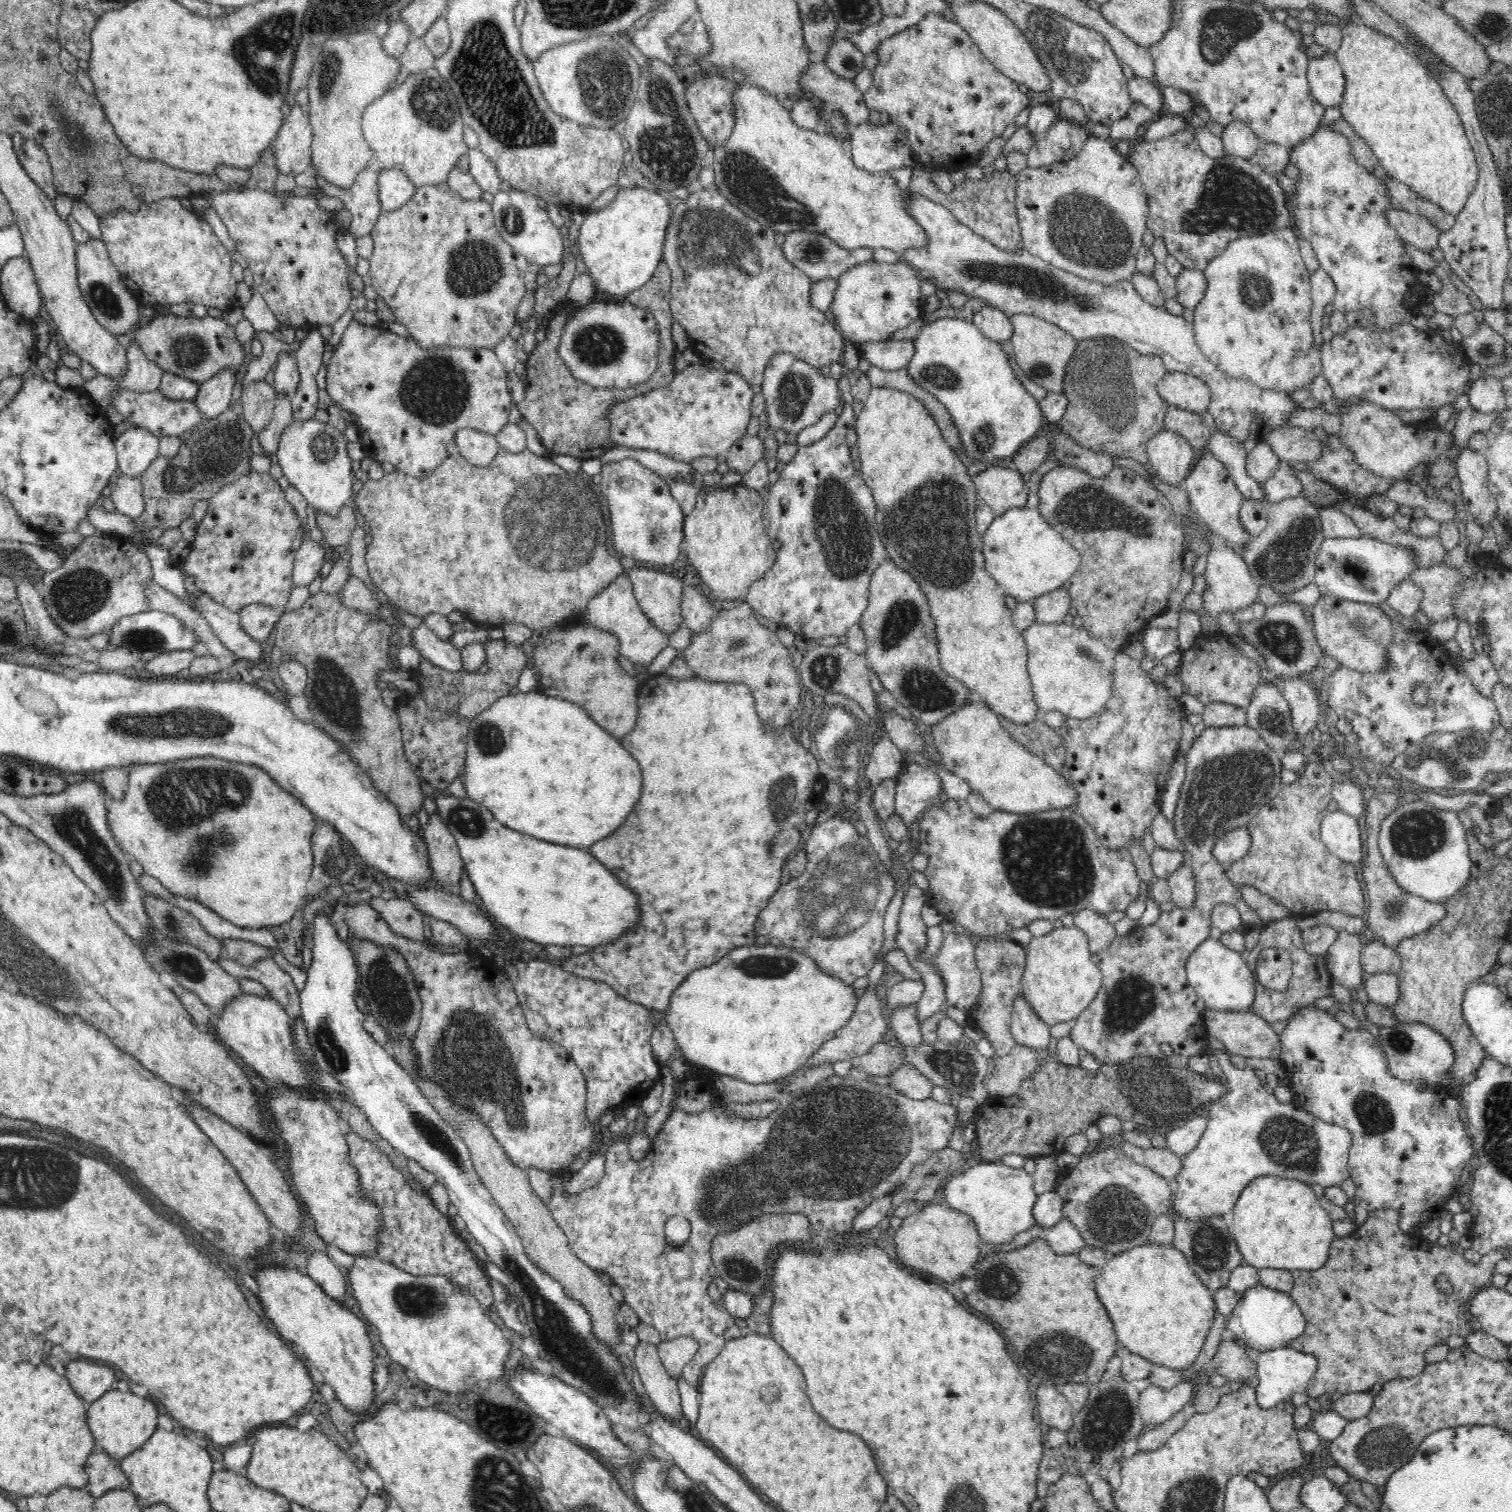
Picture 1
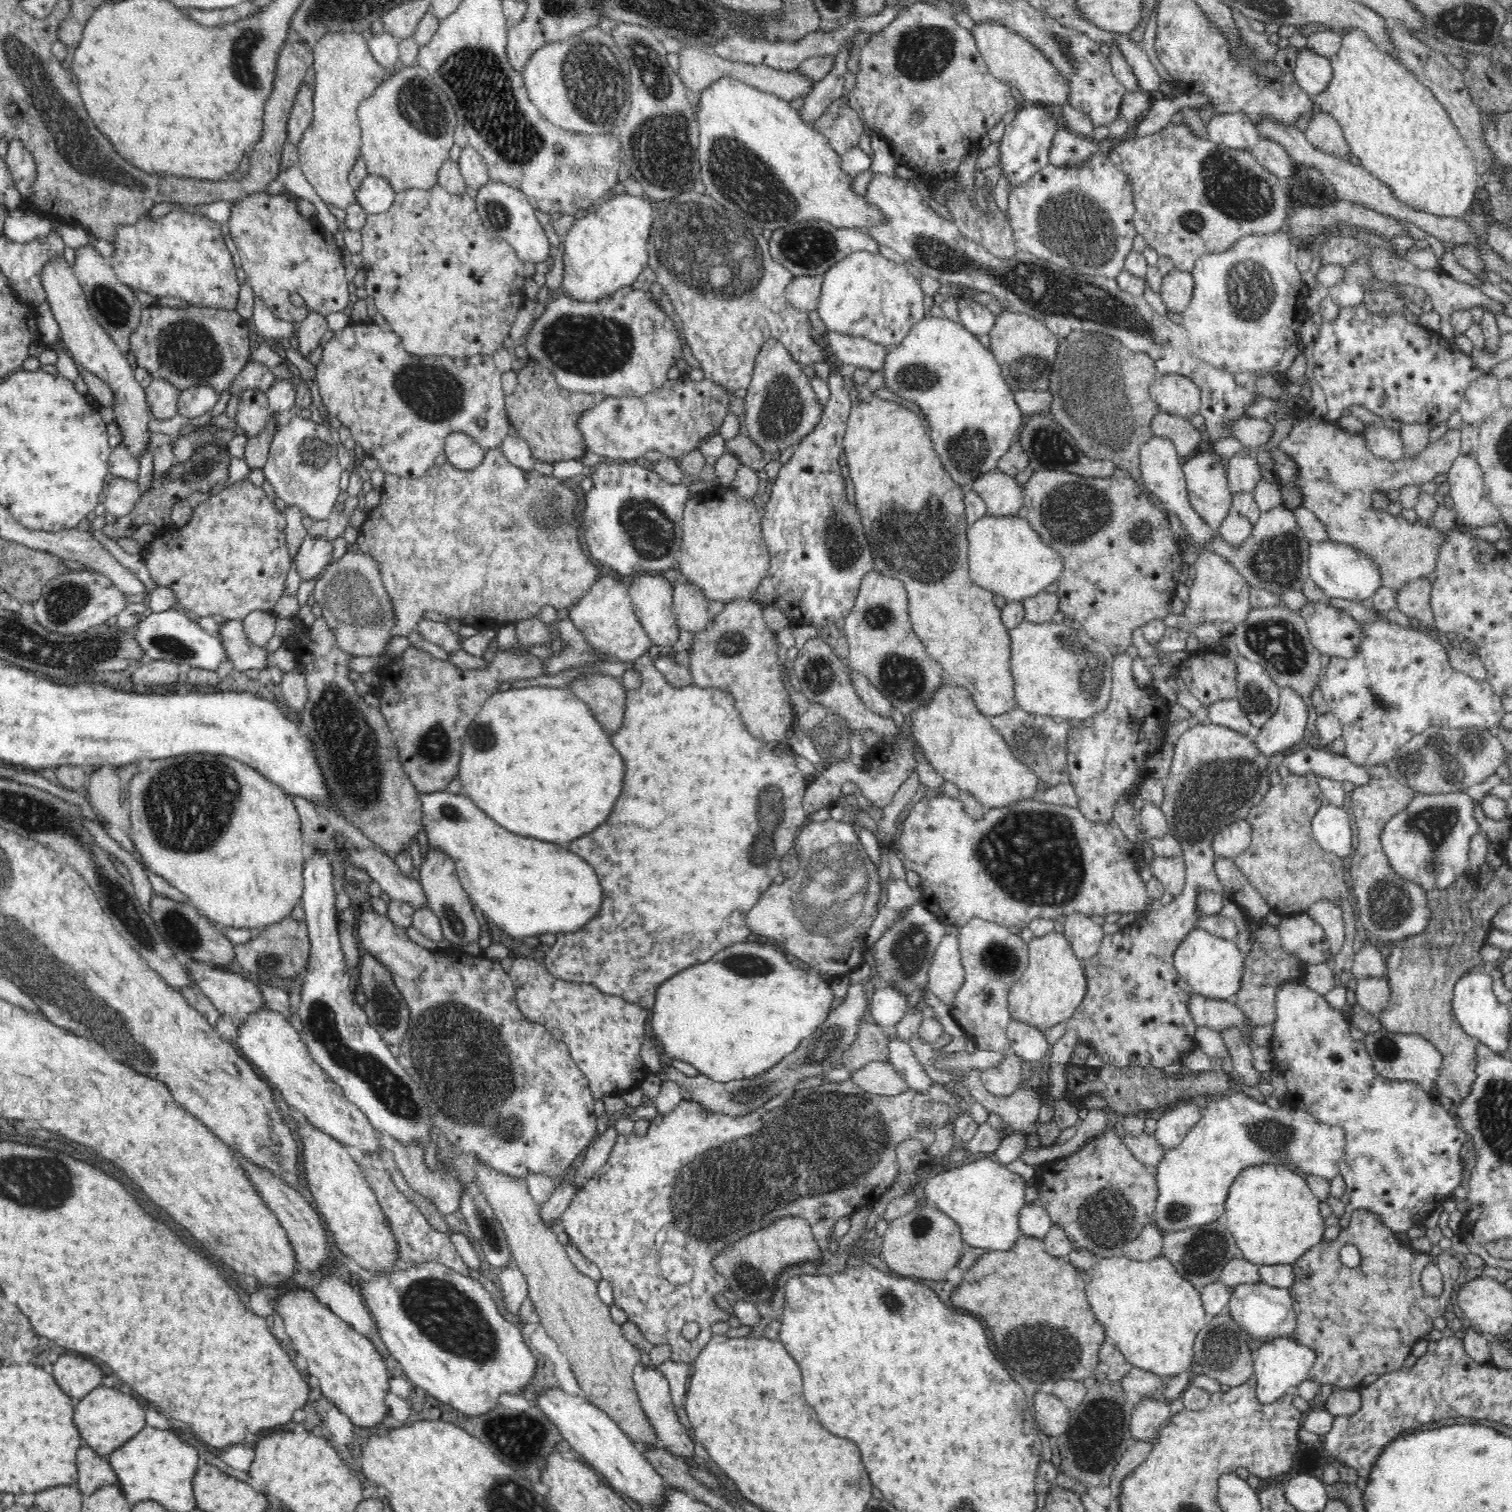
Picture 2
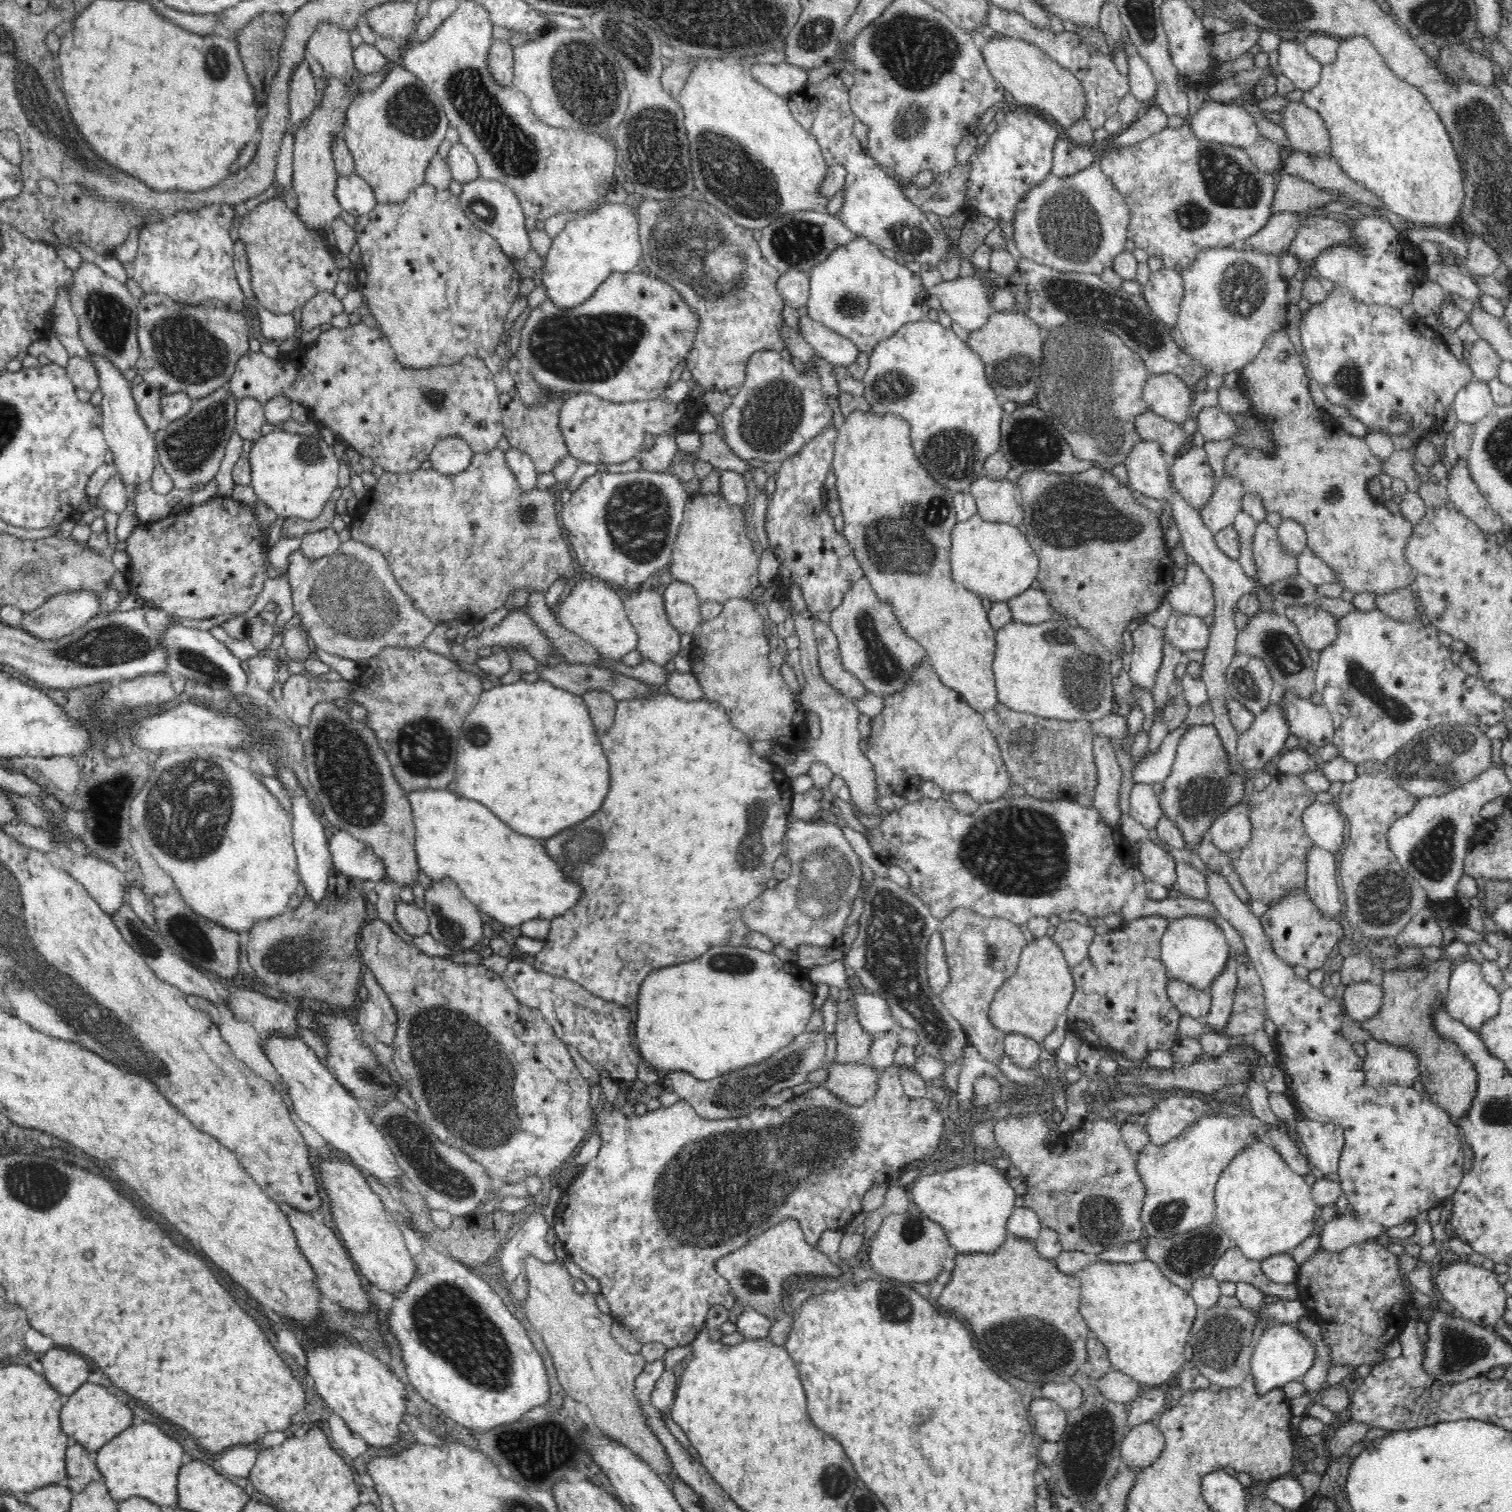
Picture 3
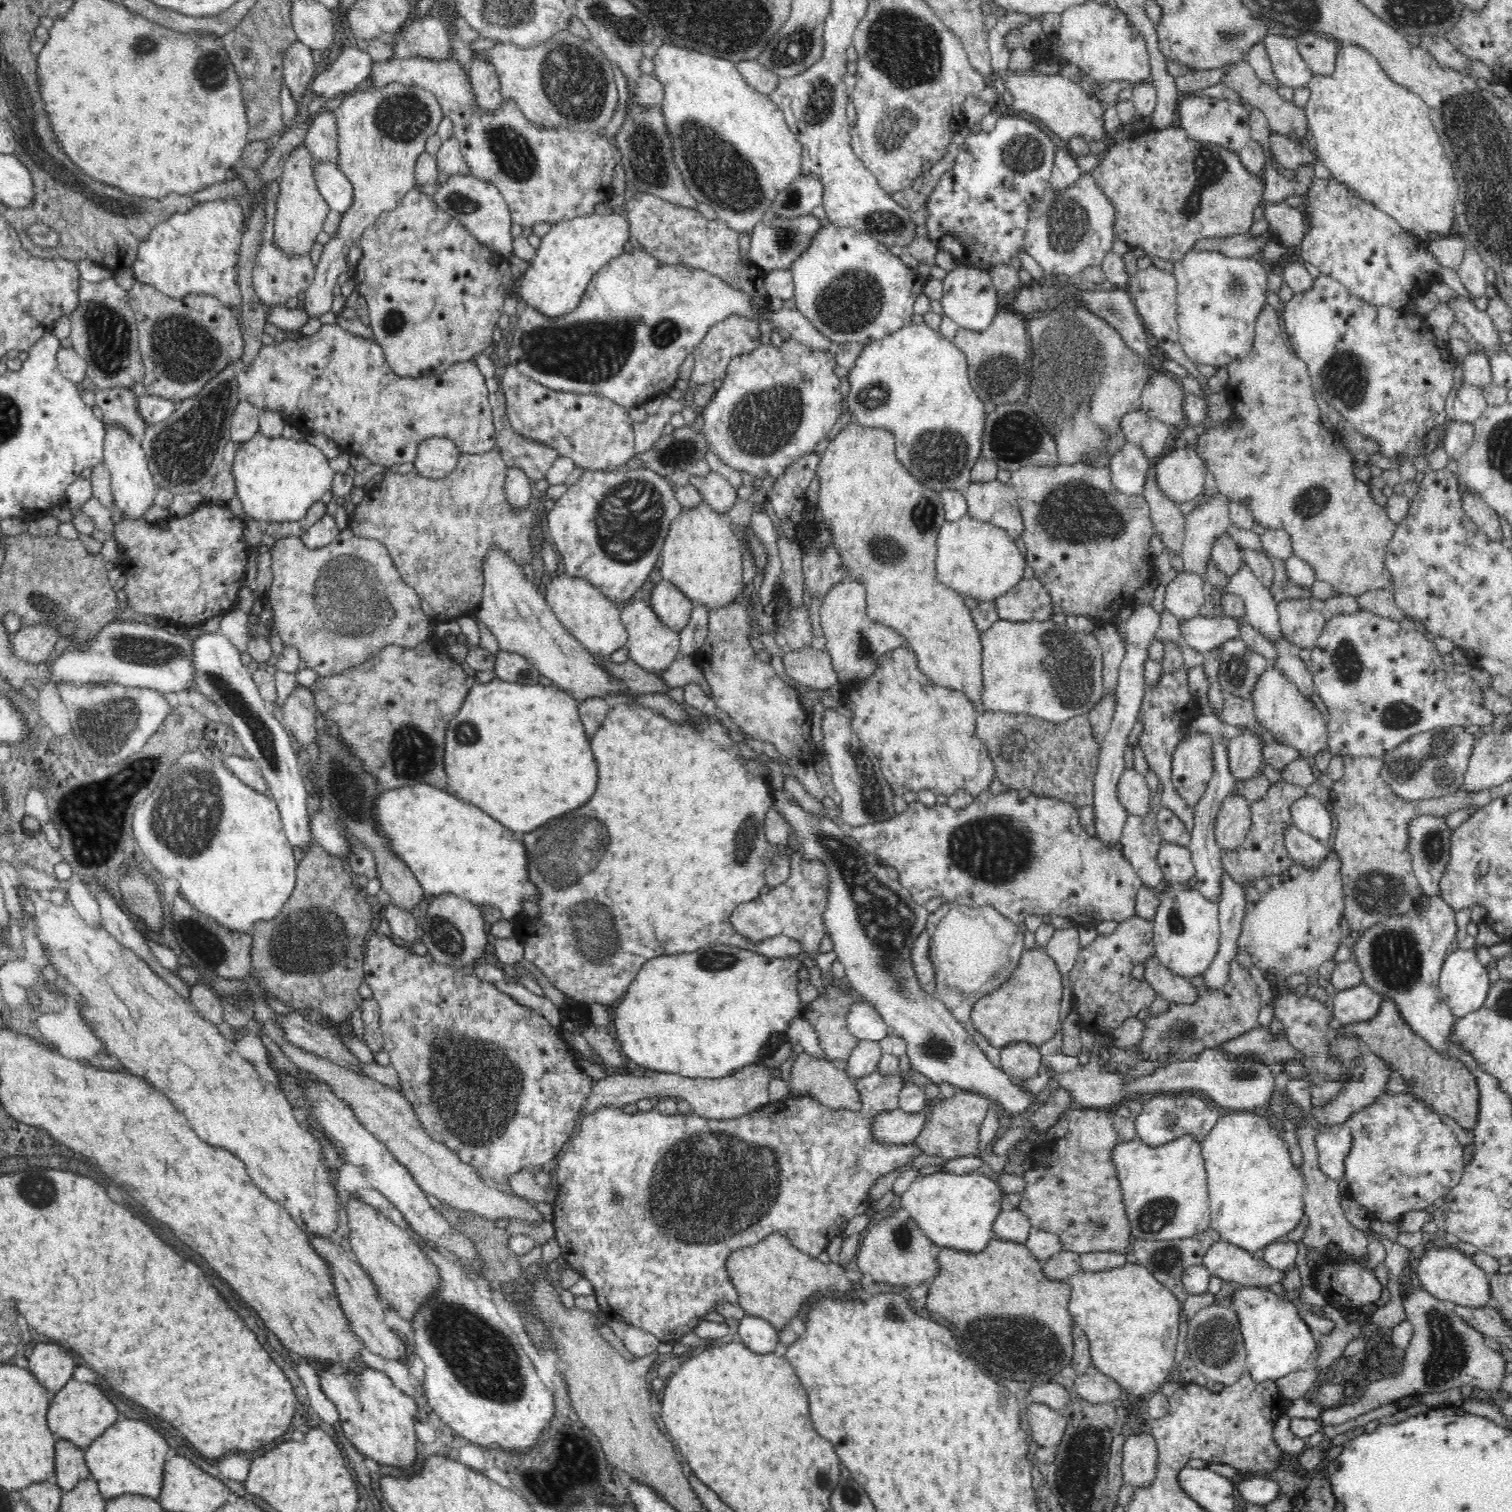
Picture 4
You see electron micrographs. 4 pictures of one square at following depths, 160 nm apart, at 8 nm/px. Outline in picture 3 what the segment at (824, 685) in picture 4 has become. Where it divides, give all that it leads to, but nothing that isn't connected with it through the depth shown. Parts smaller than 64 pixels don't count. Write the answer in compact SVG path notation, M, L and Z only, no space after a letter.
M814 618L816 649L818 649L818 667L830 686L840 690L849 699L860 699L869 692L857 682L856 676L841 666L840 649L837 640L829 630L829 623Z

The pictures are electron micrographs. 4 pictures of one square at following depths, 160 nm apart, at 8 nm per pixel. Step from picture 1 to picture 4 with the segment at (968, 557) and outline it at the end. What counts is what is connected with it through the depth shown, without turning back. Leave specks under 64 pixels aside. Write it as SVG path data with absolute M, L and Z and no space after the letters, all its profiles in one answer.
M850 422L836 438L831 440L830 444L828 444L828 448L824 450L824 454L821 455L821 460L818 461L816 466L816 472L818 472L818 476L820 476L818 506L820 506L820 510L822 510L822 516L824 516L826 526L832 530L834 551L840 556L842 565L845 566L849 578L860 582L861 586L865 588L865 614L868 615L868 618L877 623L882 623L884 626L892 628L897 634L904 636L907 646L912 649L913 656L916 658L917 666L920 667L922 673L932 682L943 685L948 689L959 689L960 692L966 694L968 700L973 704L980 704L981 646L979 637L981 631L978 630L976 623L974 623L974 619L972 619L972 615L970 615L971 610L964 605L964 601L962 600L964 596L952 590L952 588L937 582L935 570L933 570L936 558L935 541L937 530L947 521L946 513L944 512L944 503L942 503L940 494L931 490L929 487L925 487L918 480L913 479L913 476L909 474L908 470L905 470L904 466L898 463L898 459L894 456L894 452L894 437L890 435L888 431L866 428L860 424L852 424L852 422Z

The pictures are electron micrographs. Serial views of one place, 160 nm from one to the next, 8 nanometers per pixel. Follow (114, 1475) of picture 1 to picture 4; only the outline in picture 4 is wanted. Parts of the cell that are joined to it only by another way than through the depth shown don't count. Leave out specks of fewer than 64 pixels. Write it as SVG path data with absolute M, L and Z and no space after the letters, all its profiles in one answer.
M56 1439L54 1472L58 1486L64 1491L72 1489L77 1481L90 1479L88 1467L83 1458L84 1449L72 1442Z

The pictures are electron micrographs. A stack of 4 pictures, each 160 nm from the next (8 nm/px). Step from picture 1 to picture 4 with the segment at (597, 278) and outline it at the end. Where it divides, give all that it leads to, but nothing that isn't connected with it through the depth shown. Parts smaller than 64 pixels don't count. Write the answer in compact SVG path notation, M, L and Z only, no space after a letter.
M612 210L606 216L583 215L551 225L549 232L541 238L538 256L526 274L514 282L514 290L533 310L554 319L567 315L579 305L592 276L618 253L624 252L631 234L621 210Z

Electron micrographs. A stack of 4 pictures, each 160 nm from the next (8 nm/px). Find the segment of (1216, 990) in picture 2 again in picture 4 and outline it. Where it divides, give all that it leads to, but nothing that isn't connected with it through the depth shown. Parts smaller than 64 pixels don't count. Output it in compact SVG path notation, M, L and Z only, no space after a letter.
M1169 881L1171 889L1160 891L1161 904L1153 922L1153 946L1162 966L1184 978L1205 973L1214 961L1219 949L1221 929L1219 926L1219 906L1203 896L1197 888L1186 887L1182 881Z

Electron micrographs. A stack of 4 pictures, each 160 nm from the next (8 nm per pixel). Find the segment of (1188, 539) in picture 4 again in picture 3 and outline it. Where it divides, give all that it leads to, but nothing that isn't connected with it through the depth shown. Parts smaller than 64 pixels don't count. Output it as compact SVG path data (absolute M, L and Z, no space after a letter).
M1225 476L1216 482L1212 499L1200 510L1204 525L1214 534L1232 525L1236 515L1242 511L1242 498L1246 494L1234 479Z

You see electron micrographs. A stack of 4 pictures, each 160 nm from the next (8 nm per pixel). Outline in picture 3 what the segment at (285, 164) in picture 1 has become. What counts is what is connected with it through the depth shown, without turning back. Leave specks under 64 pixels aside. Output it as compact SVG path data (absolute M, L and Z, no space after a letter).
M302 57L296 67L288 90L291 126L300 126L300 122L310 116L316 100L316 82L309 67L308 57Z

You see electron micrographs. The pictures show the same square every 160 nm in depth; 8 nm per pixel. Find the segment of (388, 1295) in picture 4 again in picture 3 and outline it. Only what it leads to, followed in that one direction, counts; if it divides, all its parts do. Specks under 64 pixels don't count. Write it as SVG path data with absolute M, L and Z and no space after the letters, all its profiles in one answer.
M334 1151L329 1159L322 1159L318 1164L320 1180L330 1202L331 1218L342 1238L341 1242L344 1242L349 1256L370 1283L392 1295L402 1294L414 1276L414 1257L408 1253L395 1215L388 1212L385 1203L371 1190L361 1171L358 1171L359 1167L354 1167L345 1159L344 1155Z

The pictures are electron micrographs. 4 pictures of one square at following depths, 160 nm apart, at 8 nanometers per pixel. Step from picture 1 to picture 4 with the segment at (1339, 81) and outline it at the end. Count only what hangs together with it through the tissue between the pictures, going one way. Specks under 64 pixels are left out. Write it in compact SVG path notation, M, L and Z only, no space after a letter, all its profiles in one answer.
M1270 32L1262 41L1279 85L1292 89L1307 87L1314 76L1313 70L1298 52L1296 39Z

